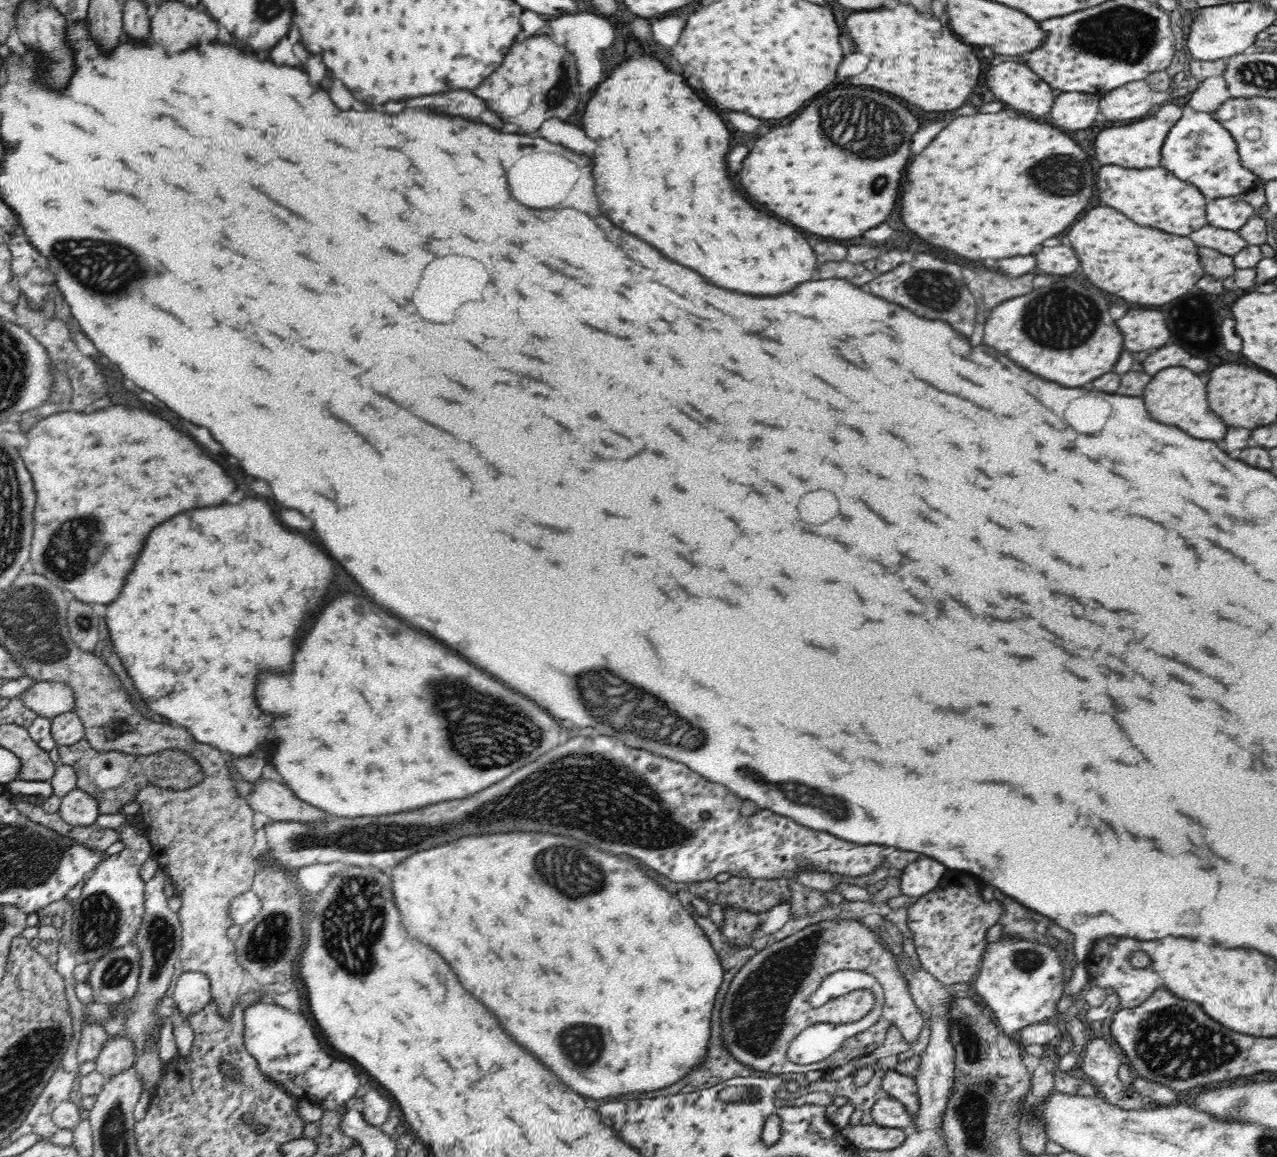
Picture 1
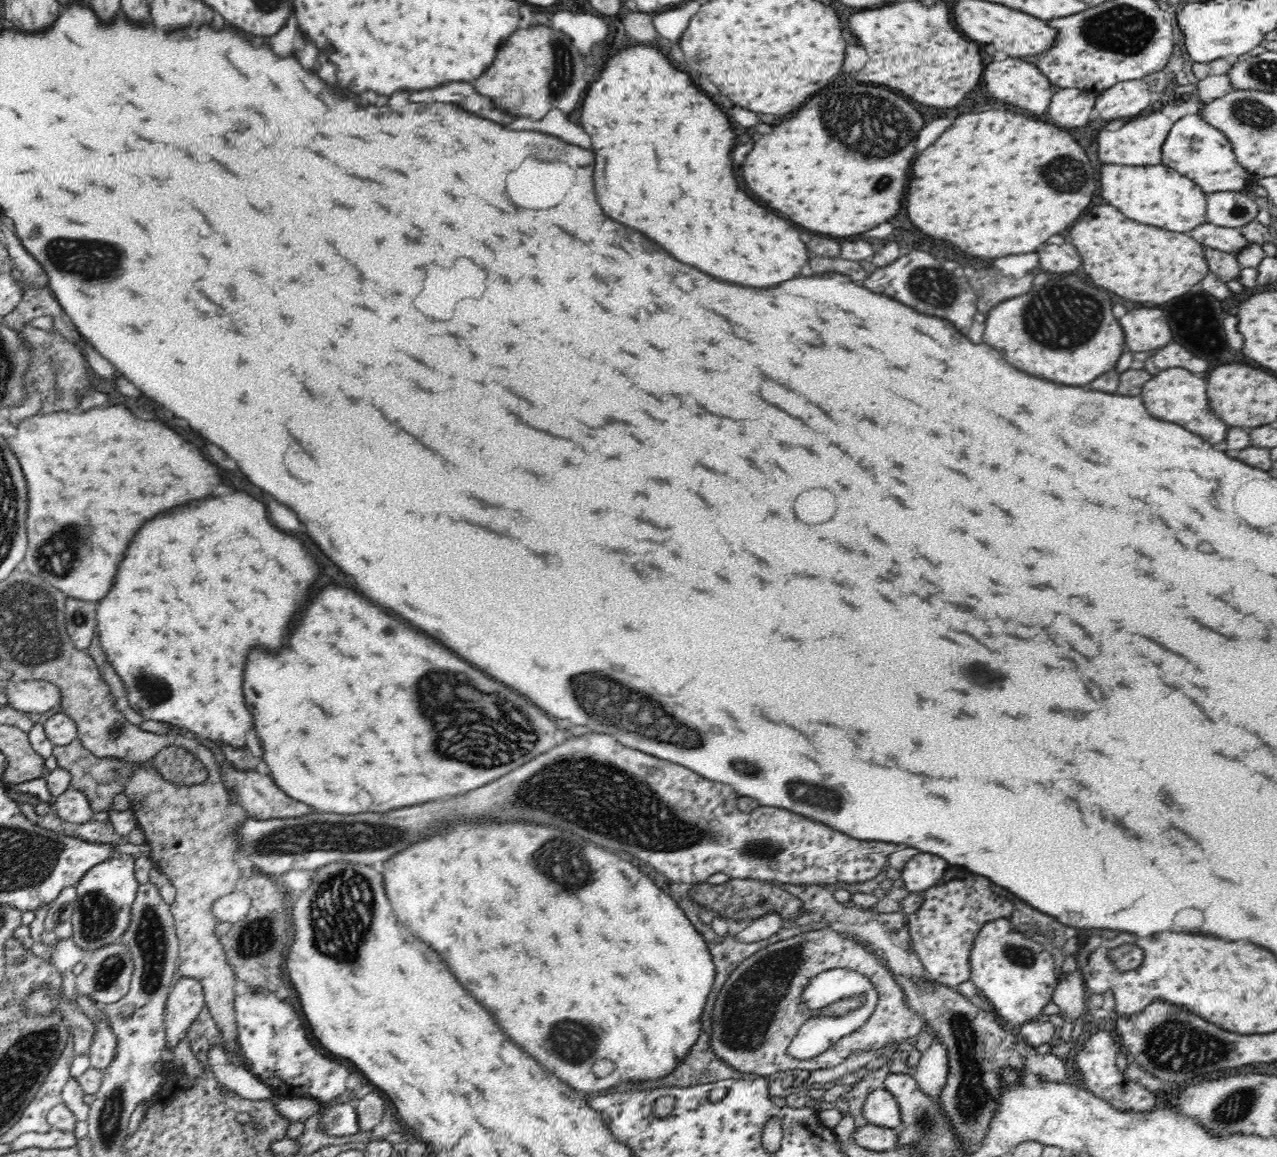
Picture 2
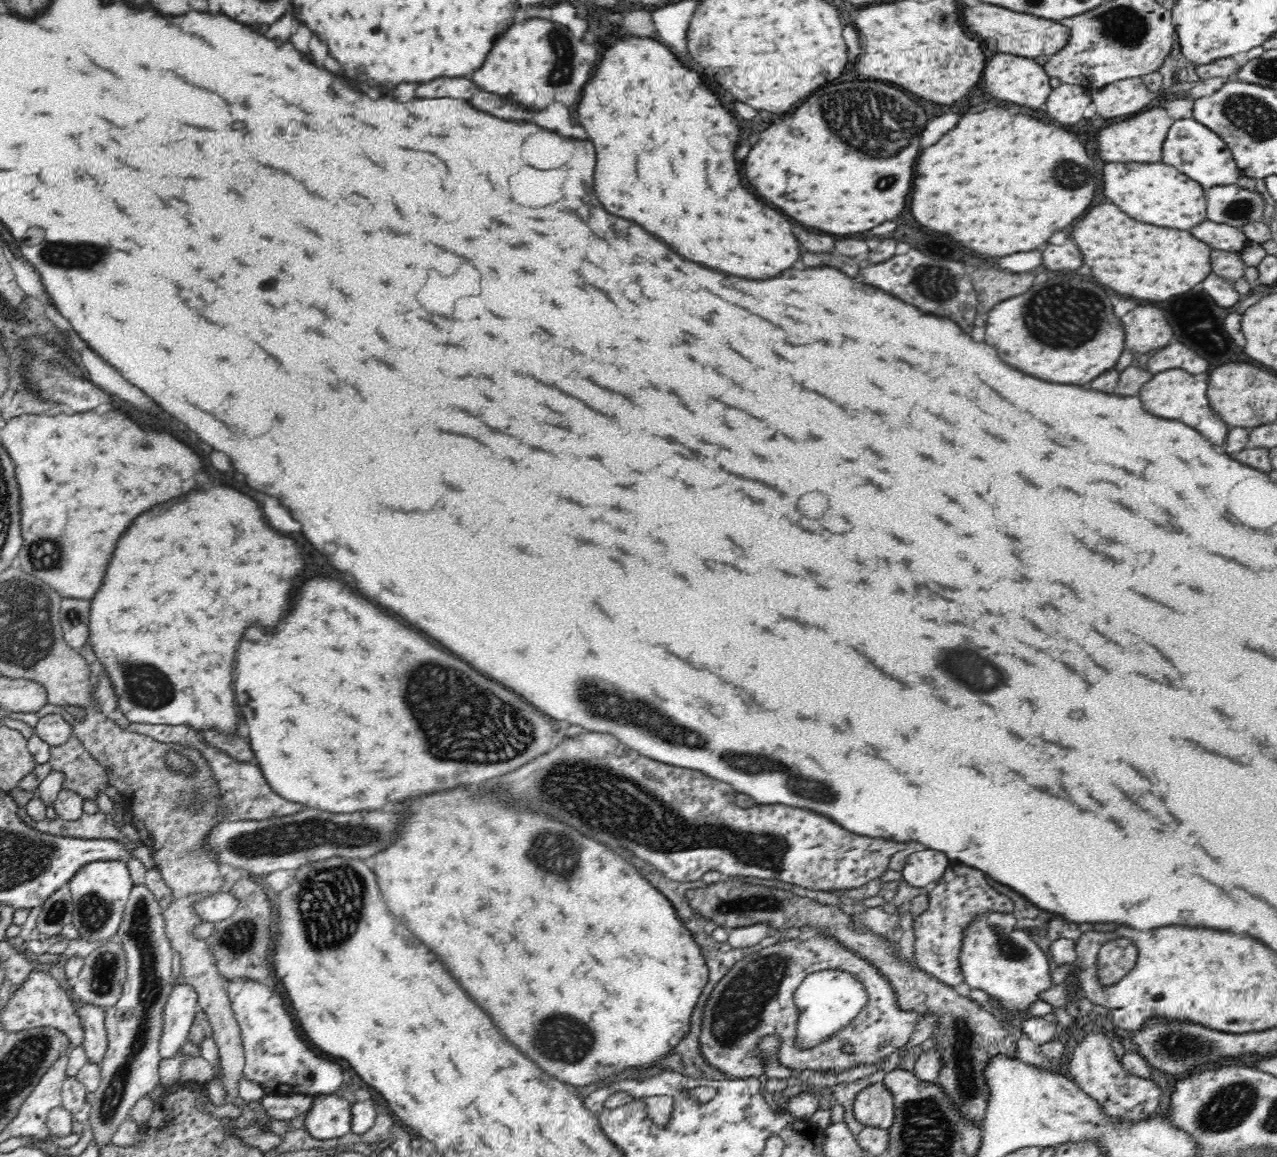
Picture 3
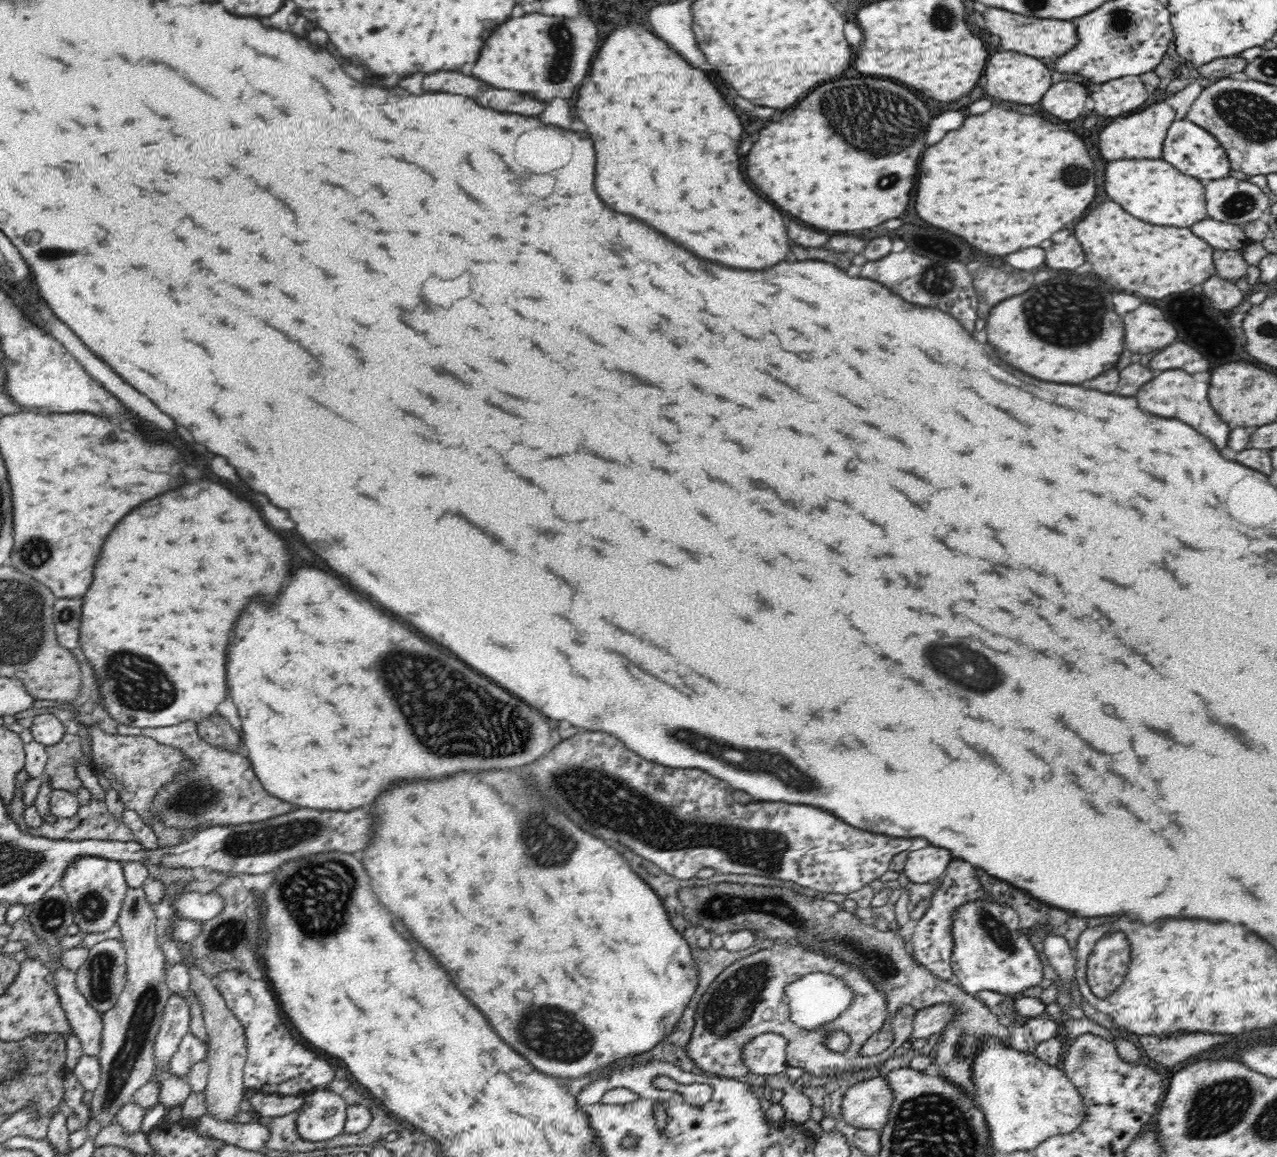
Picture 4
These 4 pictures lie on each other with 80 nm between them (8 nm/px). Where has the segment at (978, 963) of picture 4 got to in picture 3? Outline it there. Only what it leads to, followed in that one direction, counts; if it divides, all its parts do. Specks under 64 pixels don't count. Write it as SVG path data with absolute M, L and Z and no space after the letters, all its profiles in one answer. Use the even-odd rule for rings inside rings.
M987 910L962 930L962 948L958 965L964 981L971 989L984 990L990 996L1002 1001L1009 1010L1024 1012L1038 994L1051 989L1052 979L1048 971L1048 958L1040 947L1034 946L1028 931L1019 930L1014 913Z

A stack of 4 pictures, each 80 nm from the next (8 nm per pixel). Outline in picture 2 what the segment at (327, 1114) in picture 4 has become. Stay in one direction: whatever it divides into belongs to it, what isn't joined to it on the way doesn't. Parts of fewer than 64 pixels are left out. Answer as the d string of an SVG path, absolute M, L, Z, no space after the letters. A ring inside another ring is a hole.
M354 1101L341 1103L320 1103L318 1106L318 1129L328 1136L342 1136L358 1132L358 1119L354 1110Z

